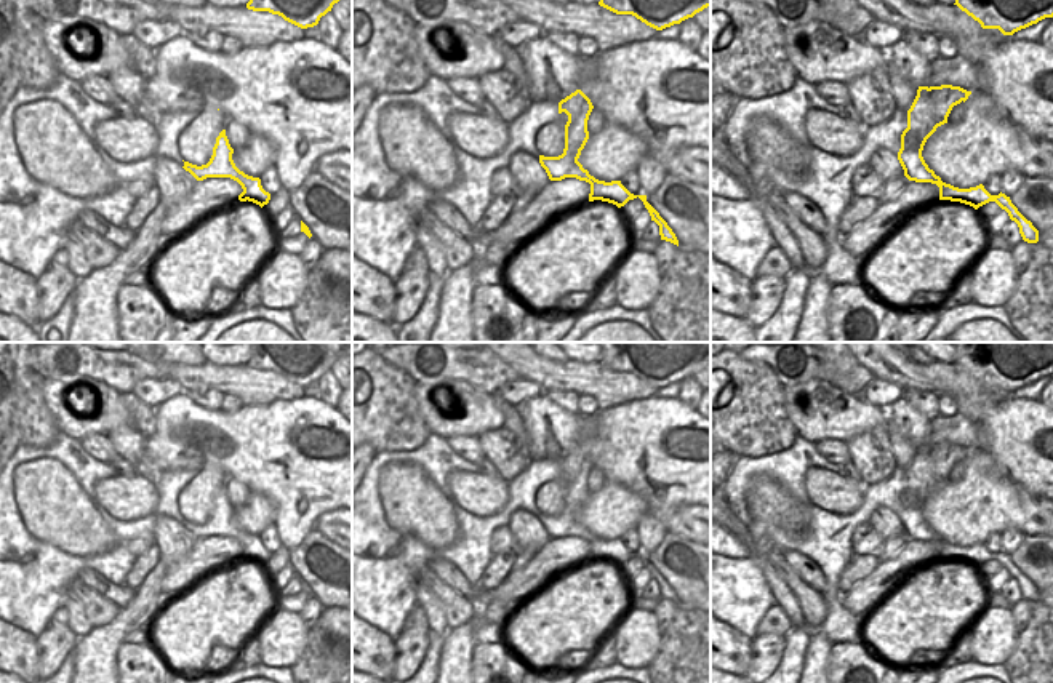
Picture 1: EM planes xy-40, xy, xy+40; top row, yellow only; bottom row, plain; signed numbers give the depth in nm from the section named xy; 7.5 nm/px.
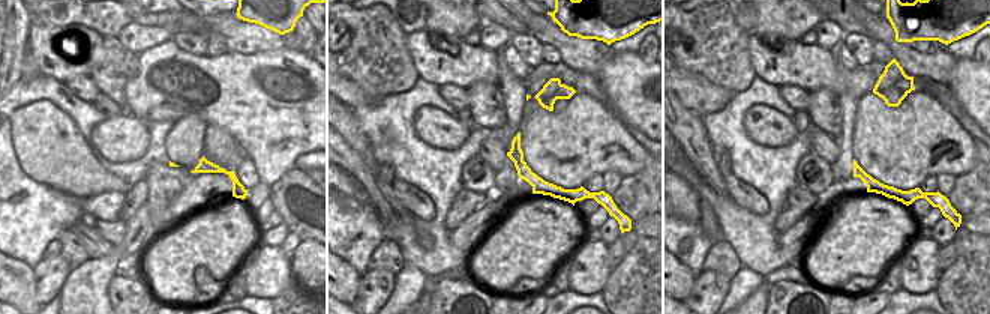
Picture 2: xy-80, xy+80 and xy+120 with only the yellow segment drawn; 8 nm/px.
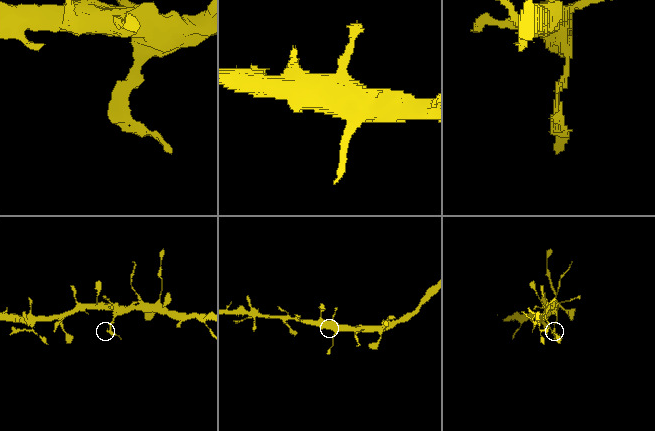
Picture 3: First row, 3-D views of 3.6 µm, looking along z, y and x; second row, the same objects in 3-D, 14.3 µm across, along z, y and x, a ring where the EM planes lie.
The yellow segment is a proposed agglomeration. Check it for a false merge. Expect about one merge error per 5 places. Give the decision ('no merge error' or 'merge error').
no merge error

